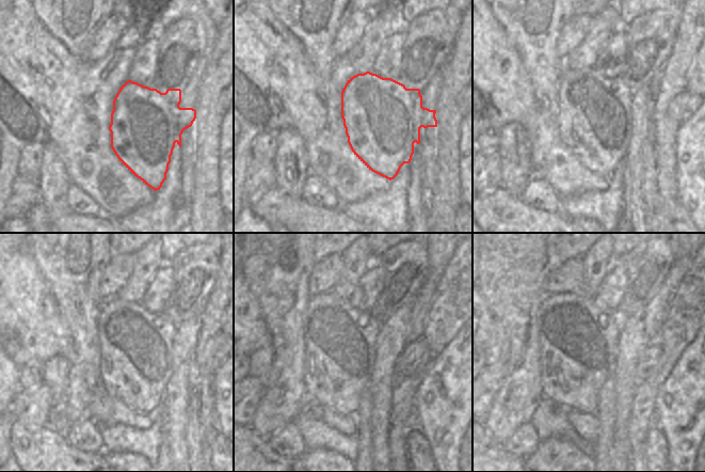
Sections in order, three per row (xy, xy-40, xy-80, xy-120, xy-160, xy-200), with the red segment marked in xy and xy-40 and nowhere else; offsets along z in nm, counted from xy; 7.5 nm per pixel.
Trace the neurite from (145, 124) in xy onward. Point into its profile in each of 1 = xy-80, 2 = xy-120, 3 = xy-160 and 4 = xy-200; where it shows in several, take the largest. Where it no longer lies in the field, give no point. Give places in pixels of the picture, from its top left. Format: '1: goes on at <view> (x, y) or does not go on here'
1: goes on at xy-80 (599, 116)
2: goes on at xy-120 (115, 355)
3: goes on at xy-160 (340, 340)
4: goes on at xy-200 (578, 341)

